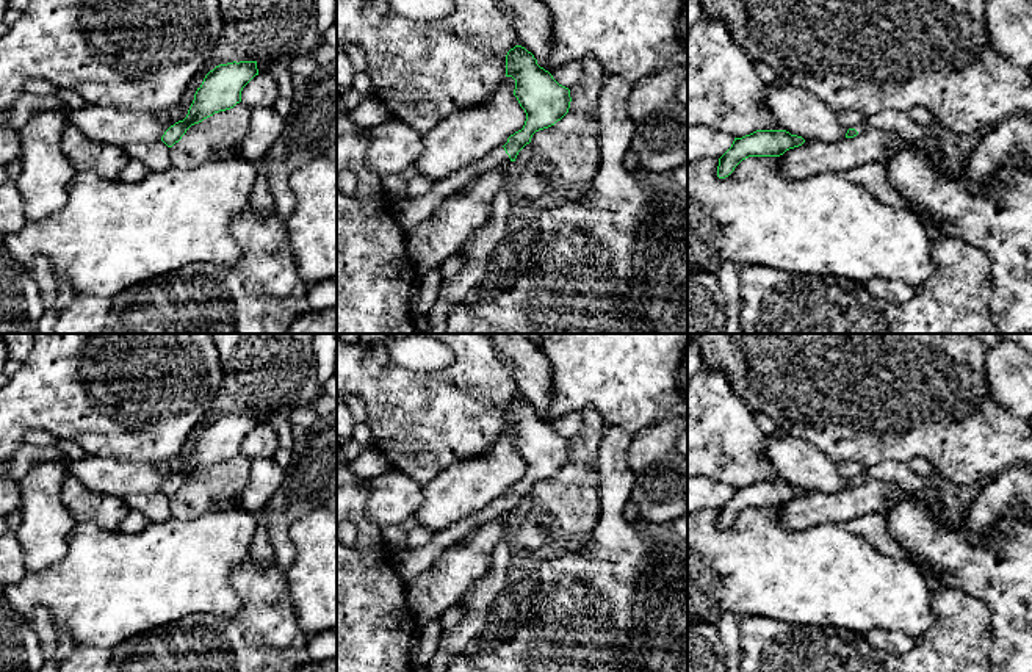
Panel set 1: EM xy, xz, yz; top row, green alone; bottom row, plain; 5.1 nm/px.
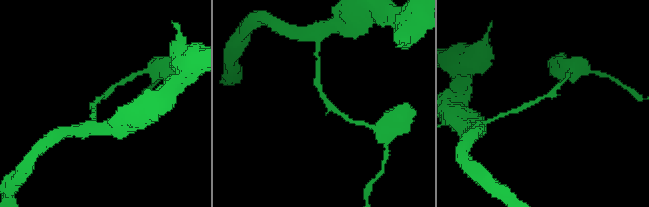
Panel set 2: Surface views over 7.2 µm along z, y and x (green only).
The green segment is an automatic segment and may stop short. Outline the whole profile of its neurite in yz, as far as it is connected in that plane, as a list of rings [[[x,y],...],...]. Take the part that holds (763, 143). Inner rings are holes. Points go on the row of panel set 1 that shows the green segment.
[[[756,130],[742,138],[734,138],[731,147],[719,158],[717,177],[728,177],[749,157],[780,157],[803,143],[802,136],[786,130]]]

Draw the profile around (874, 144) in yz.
[[[868,128],[839,143],[805,139],[778,157],[778,171],[786,179],[802,179],[824,171],[844,172],[871,161],[888,163],[905,143],[889,130]]]

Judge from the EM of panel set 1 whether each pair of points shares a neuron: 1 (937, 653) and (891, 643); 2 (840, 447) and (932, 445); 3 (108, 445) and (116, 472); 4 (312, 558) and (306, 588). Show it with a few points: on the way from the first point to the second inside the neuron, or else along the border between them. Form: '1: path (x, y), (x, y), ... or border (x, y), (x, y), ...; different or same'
1: border (918, 638), (901, 653), (885, 653), (874, 647); different
2: path (863, 444), (909, 444); same
3: border (88, 455), (113, 459), (144, 459), (147, 462); different
4: path (312, 566), (312, 580); same

